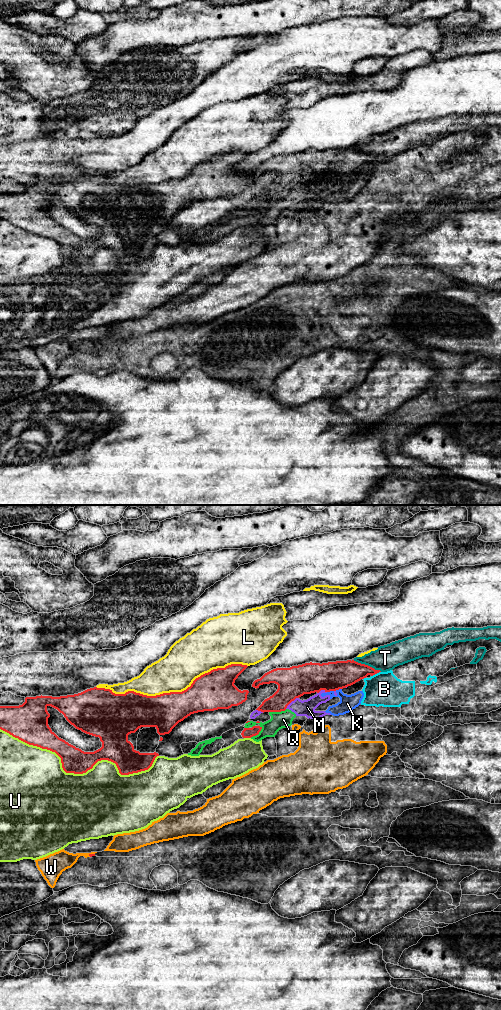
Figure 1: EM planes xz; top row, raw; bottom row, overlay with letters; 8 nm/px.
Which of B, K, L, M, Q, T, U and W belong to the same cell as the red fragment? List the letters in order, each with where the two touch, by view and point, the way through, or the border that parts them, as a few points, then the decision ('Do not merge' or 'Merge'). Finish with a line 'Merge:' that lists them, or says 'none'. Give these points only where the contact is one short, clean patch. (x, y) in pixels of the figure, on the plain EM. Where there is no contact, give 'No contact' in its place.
B: Touches red at xz (375, 161). Do not merge
K: Touches red at xz (330, 178). Boundary: xz (333, 178), (327, 180). Do not merge
L: Touches red at xz (172, 180). Do not merge
M: Touches red at xz (291, 189). Do not merge
Q: Touches red at xz (277, 199). Boundary: xz (286, 197), (269, 200). Do not merge
T: Touches red at xz (367, 153). Boundary: xz (353, 148), (381, 159). Do not merge
U: Touches red at xz (79, 261). Do not merge
W: Touches red at xz (91, 342). Do not merge
Merge: none

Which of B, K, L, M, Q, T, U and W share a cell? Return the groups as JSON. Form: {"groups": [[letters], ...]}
{"groups": [["B", "W"], ["K", "M", "Q", "T"], ["L"], ["U"]]}

